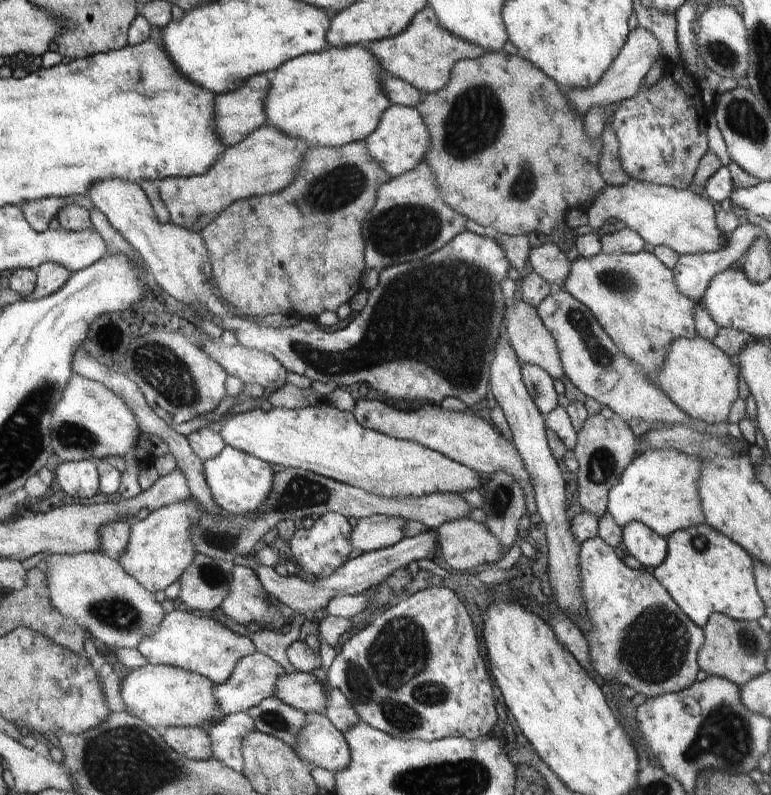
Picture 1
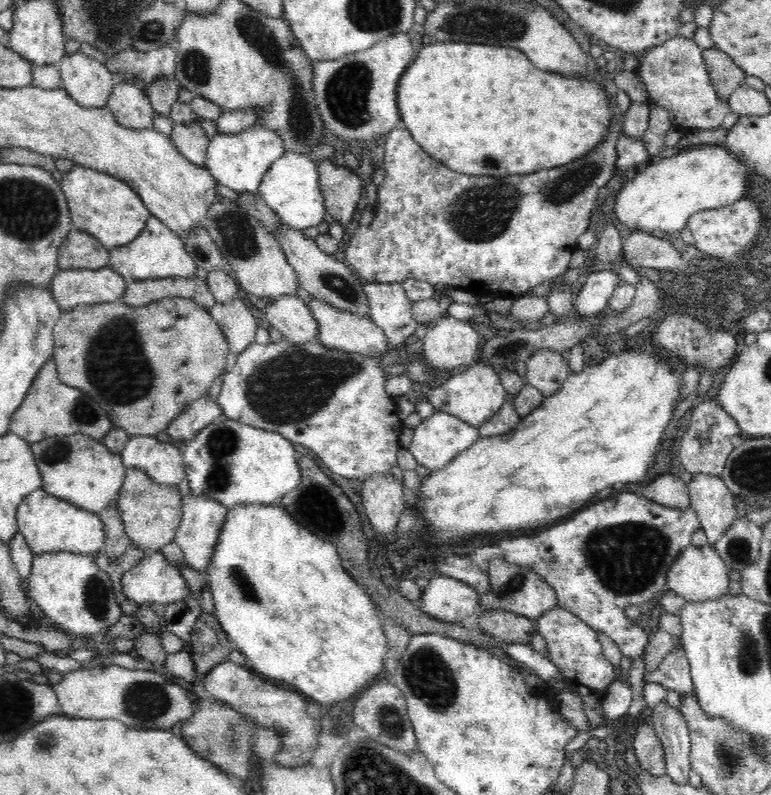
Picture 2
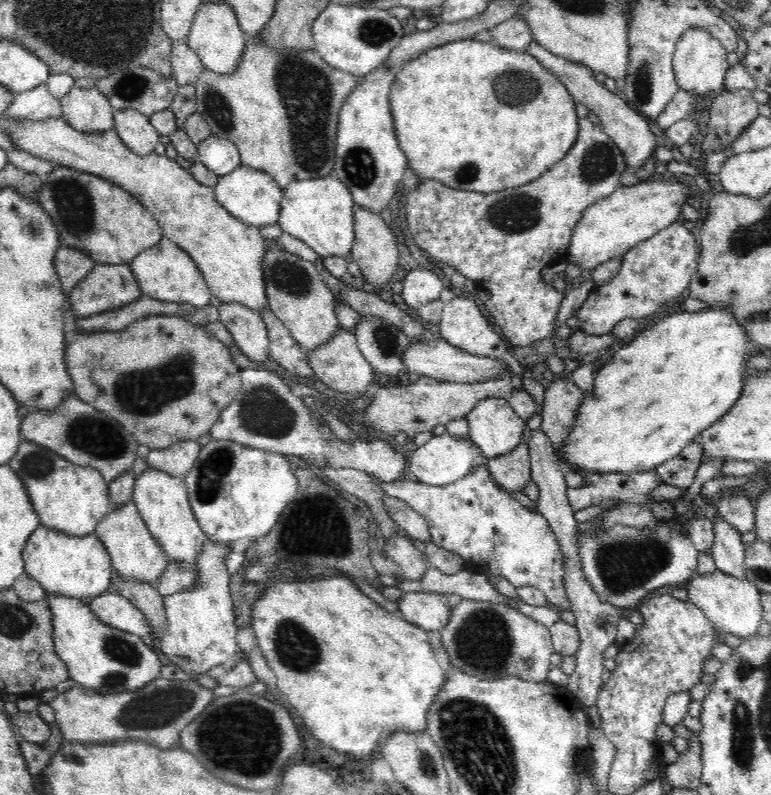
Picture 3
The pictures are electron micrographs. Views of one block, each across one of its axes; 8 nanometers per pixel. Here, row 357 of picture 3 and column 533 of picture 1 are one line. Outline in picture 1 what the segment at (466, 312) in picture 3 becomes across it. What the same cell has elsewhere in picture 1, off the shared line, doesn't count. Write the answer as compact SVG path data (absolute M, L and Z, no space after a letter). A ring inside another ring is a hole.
M356 400L356 408L350 412L354 419L365 428L382 432L396 439L405 439L422 447L434 450L454 462L475 472L490 474L504 472L523 489L526 515L538 512L535 491L529 470L525 468L514 442L504 437L491 423L466 412L443 409L438 405L426 405L420 410L397 410L380 400Z

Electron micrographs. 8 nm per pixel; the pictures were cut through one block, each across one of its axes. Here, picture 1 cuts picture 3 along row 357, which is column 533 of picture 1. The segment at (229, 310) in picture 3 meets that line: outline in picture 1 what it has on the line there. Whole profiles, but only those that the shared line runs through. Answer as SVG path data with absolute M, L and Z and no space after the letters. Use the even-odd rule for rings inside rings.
M550 240L529 251L534 271L554 289L561 288L570 273L571 256L564 254Z

